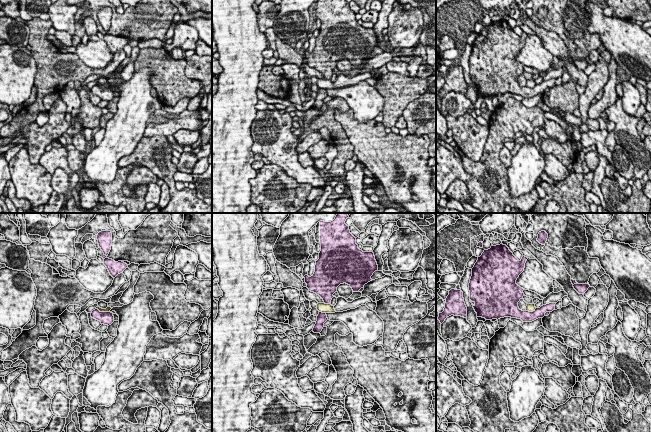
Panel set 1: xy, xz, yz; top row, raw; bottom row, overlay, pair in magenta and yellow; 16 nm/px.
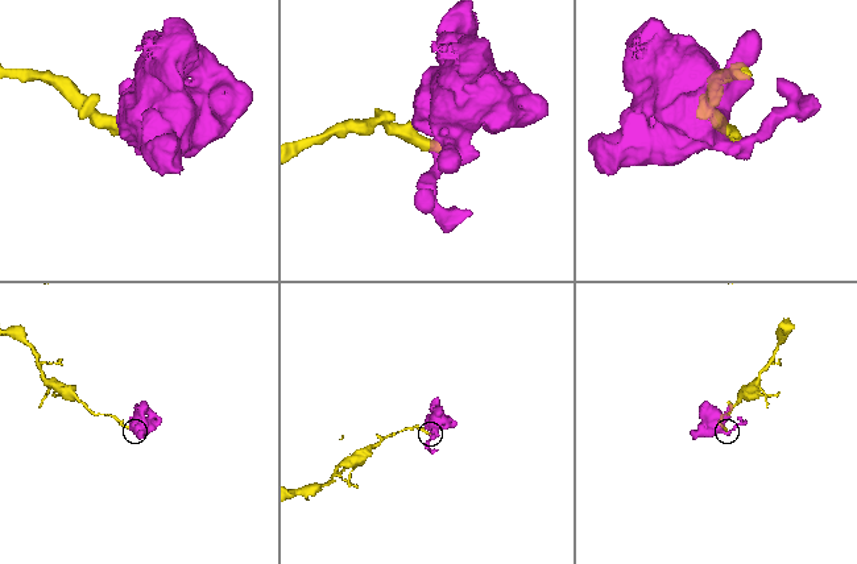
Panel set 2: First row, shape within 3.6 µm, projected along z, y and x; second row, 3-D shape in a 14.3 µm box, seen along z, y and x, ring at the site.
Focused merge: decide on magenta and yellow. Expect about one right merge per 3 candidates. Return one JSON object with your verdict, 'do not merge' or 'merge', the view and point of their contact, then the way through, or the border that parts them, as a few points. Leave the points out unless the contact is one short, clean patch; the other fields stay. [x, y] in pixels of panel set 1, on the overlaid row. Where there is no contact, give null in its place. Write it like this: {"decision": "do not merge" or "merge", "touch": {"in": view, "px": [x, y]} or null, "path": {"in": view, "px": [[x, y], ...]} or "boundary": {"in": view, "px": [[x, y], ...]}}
{"decision": "do not merge", "touch": {"in": "yz", "px": [530, 312]}}

